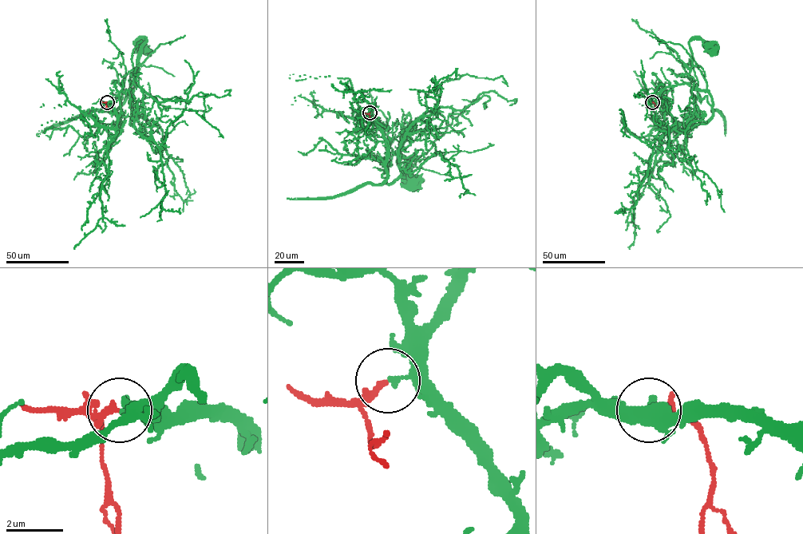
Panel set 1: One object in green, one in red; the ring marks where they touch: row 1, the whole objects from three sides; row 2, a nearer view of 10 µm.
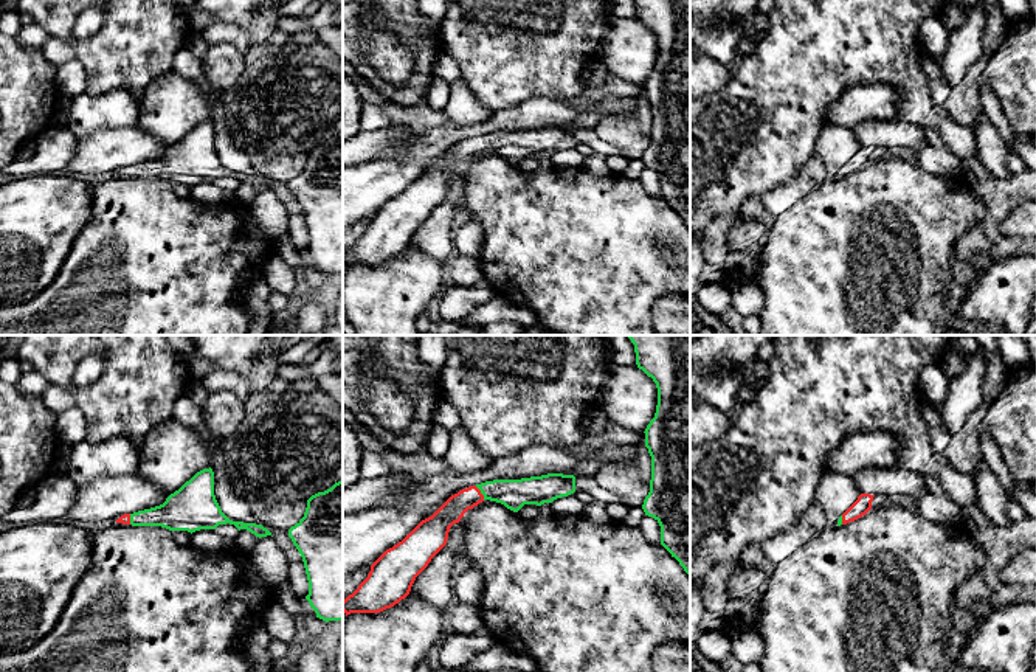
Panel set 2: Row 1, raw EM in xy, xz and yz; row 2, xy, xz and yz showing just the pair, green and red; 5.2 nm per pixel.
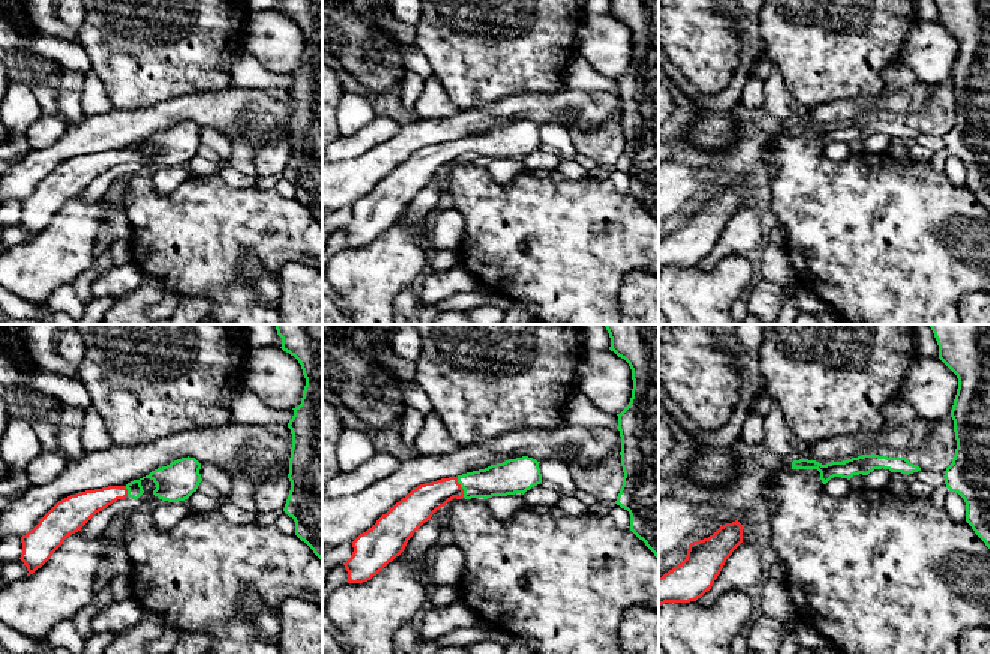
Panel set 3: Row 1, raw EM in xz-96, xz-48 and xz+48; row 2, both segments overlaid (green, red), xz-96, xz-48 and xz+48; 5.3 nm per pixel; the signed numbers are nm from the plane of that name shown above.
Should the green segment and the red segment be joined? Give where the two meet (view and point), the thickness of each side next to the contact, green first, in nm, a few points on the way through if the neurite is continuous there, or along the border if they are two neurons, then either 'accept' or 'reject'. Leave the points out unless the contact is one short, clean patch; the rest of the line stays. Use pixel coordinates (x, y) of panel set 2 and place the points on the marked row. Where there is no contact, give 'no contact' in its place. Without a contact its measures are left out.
meets green in xz at (481, 492); 160 nm thick on the green side, 120 nm on the other; runs through xz (514, 494), (481, 492), (462, 500), (452, 511); accept

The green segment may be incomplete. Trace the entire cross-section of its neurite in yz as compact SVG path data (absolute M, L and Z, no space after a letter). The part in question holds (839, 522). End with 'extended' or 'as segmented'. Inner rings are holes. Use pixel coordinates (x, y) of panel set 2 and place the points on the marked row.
M861 494L858 500L839 517L837 526L847 525L865 515L872 509L875 495Z; extended

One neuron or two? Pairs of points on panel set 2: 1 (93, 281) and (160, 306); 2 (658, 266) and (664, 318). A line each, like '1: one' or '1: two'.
1: one
2: two

